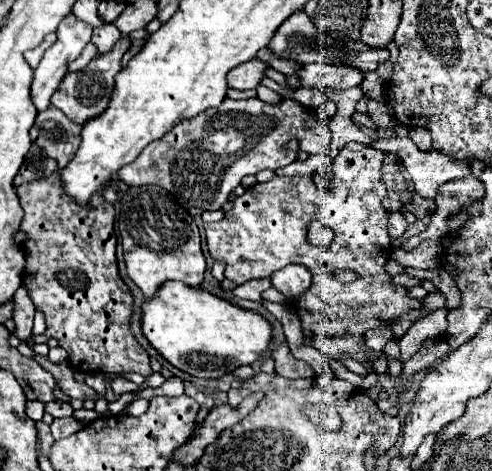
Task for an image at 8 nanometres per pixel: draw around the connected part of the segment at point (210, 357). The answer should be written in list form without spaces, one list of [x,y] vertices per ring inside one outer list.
[[[167,282],[167,286],[159,290],[157,298],[143,304],[143,334],[147,336],[151,346],[159,350],[175,368],[199,378],[221,378],[223,374],[231,374],[239,366],[259,360],[273,340],[273,326],[261,314],[243,310],[201,288],[189,288],[181,282]]]

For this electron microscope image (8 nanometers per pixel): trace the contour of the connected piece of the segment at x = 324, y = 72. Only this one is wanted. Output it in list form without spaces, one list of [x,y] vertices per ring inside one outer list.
[[[307,64],[299,72],[303,86],[307,88],[353,88],[361,86],[365,74],[353,66],[329,66],[329,64]]]

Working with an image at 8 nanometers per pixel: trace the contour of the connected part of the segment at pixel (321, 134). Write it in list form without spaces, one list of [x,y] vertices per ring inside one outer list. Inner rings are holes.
[[[225,98],[219,108],[205,110],[199,118],[191,118],[191,122],[181,122],[167,138],[147,146],[133,164],[119,170],[119,178],[127,186],[157,184],[169,190],[189,214],[203,214],[205,210],[219,210],[243,176],[267,168],[277,170],[295,162],[295,152],[283,148],[295,138],[303,152],[329,154],[331,132],[327,122],[299,102],[281,100],[279,104],[265,104],[259,98]],[[231,126],[245,126],[245,130],[241,132]]]

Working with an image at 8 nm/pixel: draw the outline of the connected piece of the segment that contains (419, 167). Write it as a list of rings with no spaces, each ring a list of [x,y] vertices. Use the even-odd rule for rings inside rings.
[[[409,137],[378,139],[371,147],[403,158],[403,166],[409,172],[417,194],[423,198],[435,198],[441,184],[467,176],[471,170],[465,160],[437,154],[437,150],[419,150]]]

